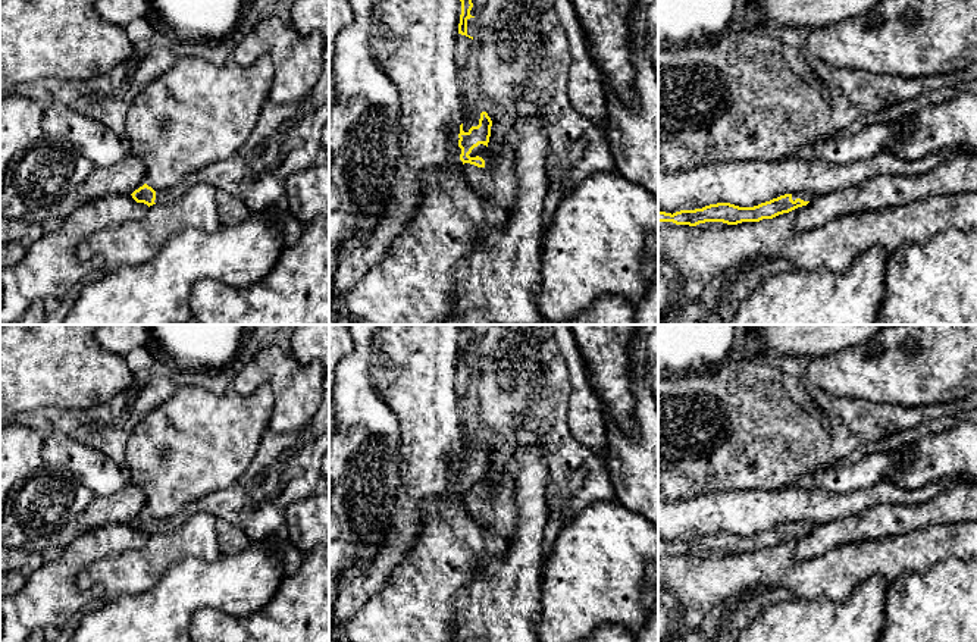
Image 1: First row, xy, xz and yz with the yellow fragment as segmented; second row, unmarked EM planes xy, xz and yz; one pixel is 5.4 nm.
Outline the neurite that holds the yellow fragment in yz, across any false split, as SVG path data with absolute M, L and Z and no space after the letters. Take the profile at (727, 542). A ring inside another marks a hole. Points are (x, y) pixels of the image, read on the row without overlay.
M808 522L785 523L754 536L739 536L730 532L710 533L695 539L680 539L676 542L658 541L658 551L673 551L676 554L696 555L705 551L723 551L738 554L742 551L760 551L789 542L798 536L807 535L815 524Z

